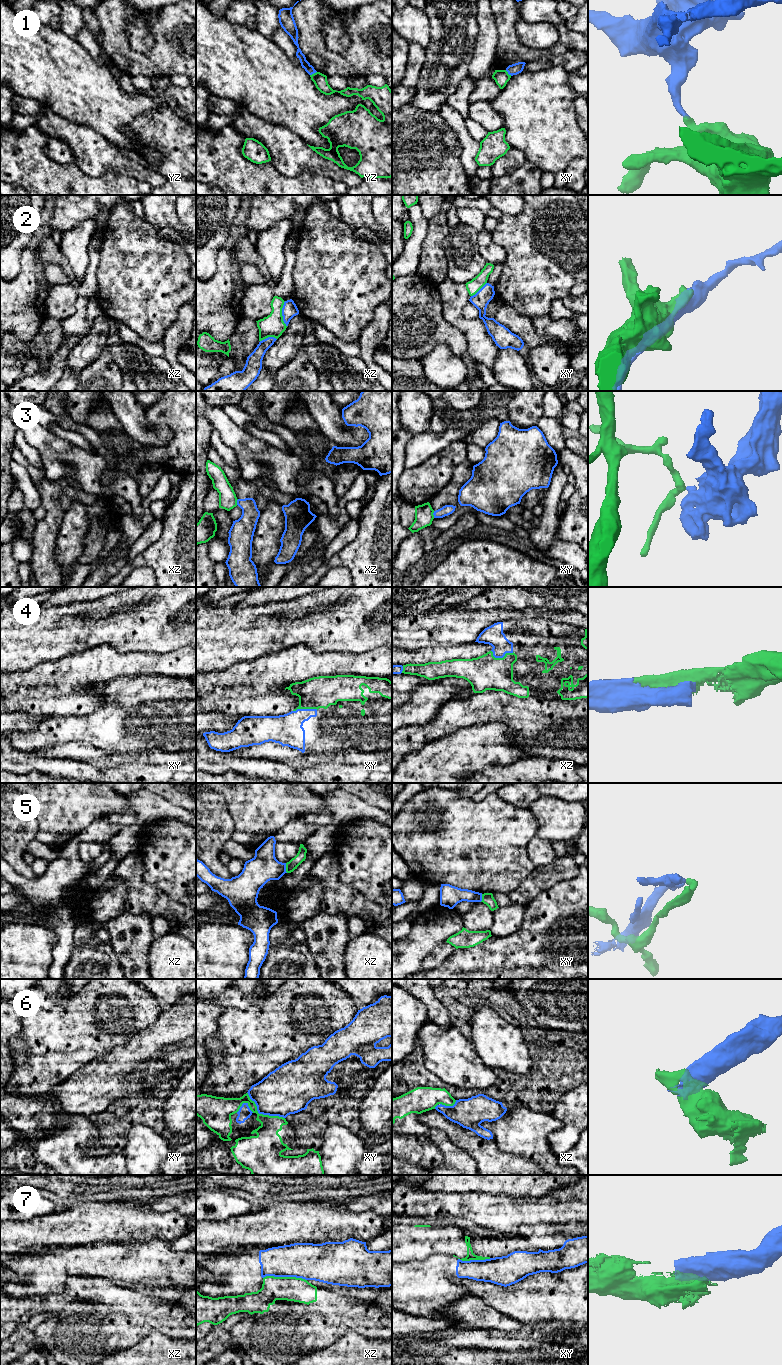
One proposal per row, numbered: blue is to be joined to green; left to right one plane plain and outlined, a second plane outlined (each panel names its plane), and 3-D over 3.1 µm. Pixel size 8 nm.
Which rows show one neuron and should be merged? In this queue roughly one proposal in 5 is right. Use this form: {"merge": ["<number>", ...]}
{"merge": ["4"]}

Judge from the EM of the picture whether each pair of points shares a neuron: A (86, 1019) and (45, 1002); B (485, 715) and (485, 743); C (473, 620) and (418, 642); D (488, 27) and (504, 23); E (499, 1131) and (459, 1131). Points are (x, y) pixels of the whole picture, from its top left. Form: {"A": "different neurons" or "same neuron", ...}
{"A": "different neurons", "B": "different neurons", "C": "same neuron", "D": "different neurons", "E": "different neurons"}

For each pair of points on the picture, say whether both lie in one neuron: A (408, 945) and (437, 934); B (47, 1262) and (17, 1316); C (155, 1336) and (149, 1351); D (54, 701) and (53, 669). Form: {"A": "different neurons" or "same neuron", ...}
{"A": "same neuron", "B": "different neurons", "C": "same neuron", "D": "same neuron"}

